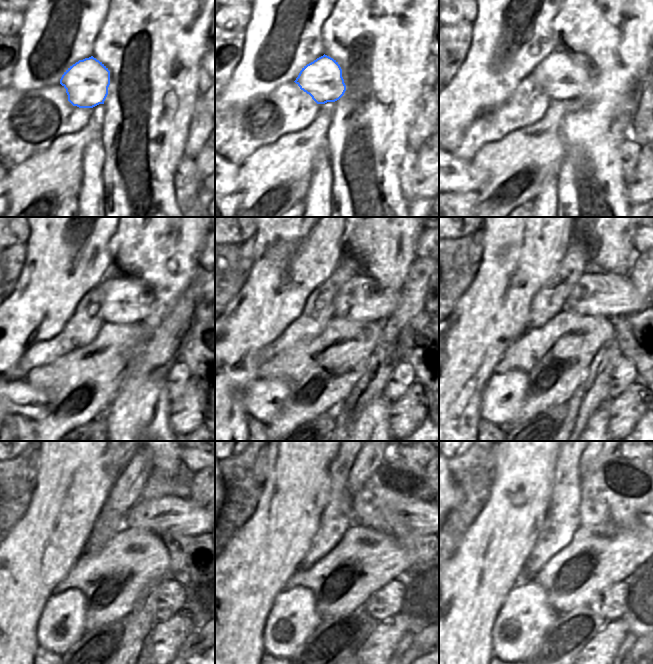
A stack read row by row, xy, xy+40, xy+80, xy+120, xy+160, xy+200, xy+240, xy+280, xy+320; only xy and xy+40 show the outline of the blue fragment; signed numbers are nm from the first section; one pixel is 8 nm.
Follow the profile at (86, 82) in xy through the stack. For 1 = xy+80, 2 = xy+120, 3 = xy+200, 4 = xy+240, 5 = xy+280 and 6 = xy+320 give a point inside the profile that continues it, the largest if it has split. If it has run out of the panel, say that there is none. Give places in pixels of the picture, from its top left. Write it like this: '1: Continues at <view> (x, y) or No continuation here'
1: Continues at xy+80 (563, 79)
2: Continues at xy+120 (126, 300)
3: Continues at xy+200 (607, 295)
4: Continues at xy+240 (161, 516)
5: Continues at xy+280 (401, 518)
6: Continues at xy+320 (630, 514).

